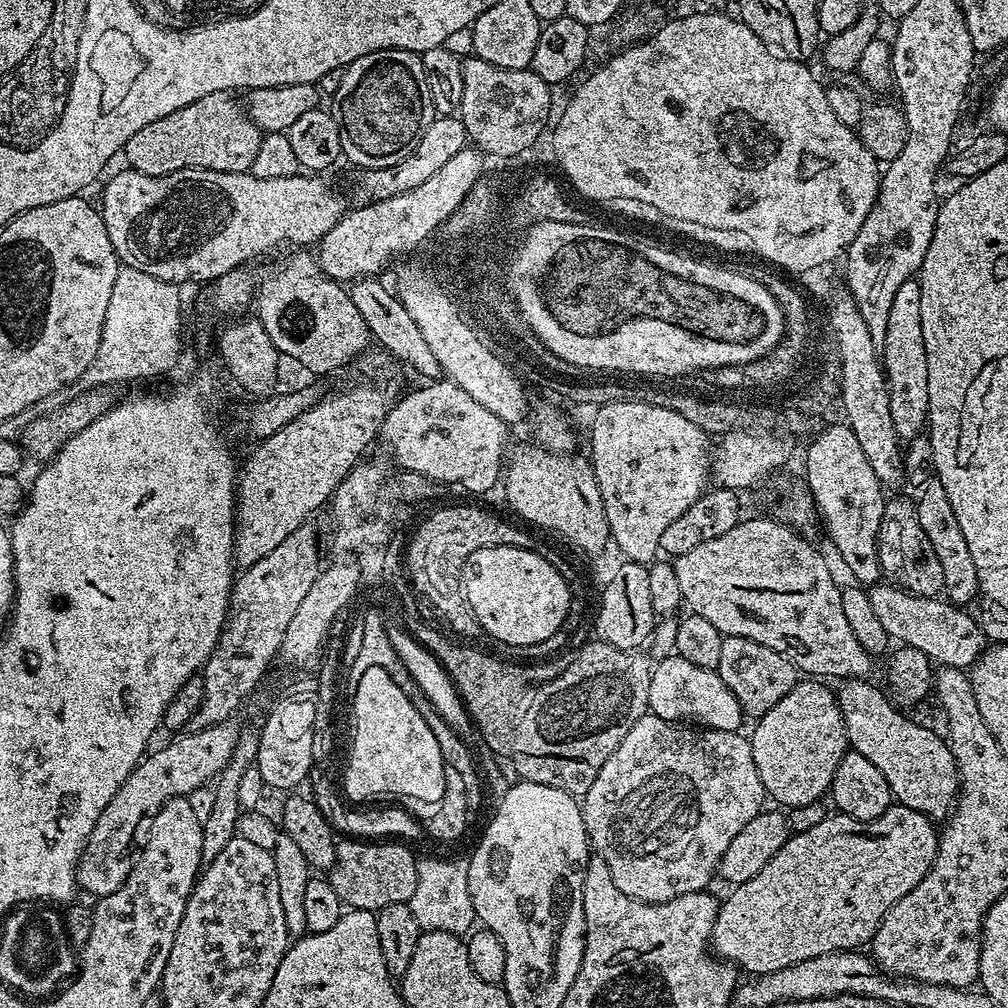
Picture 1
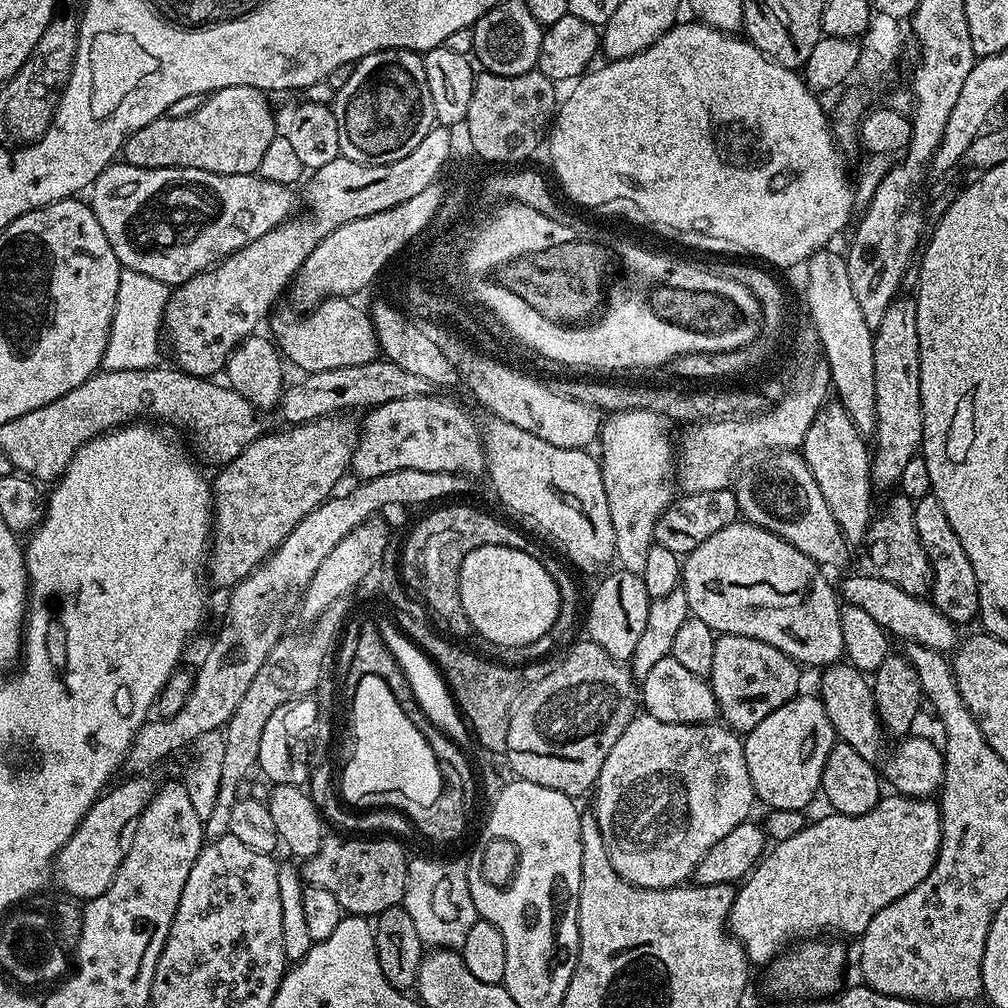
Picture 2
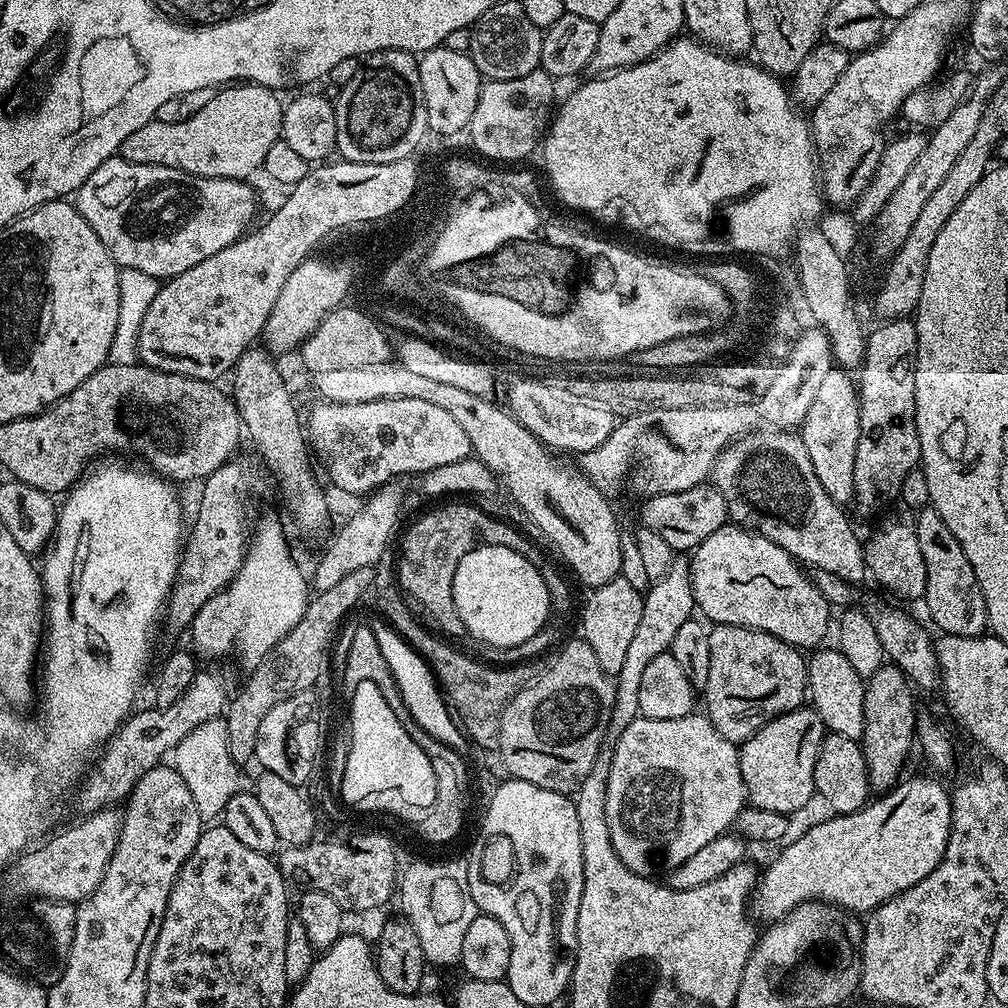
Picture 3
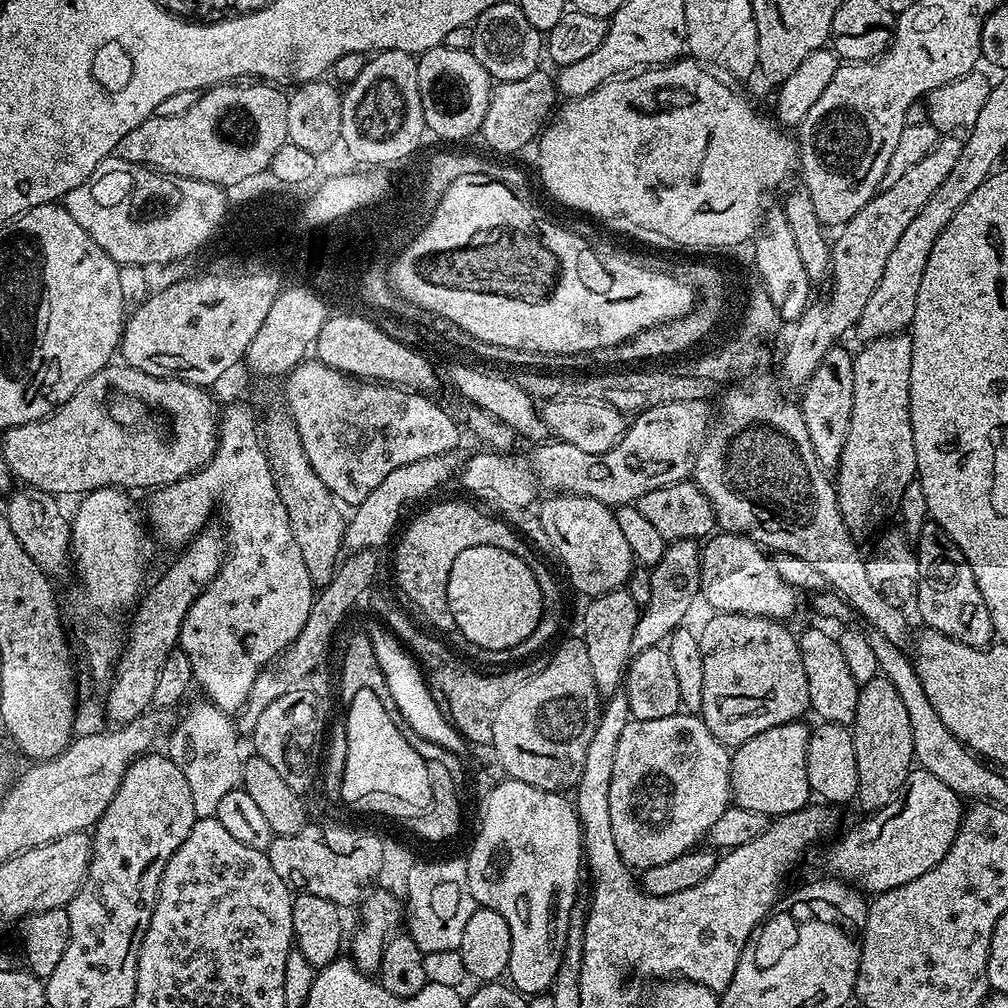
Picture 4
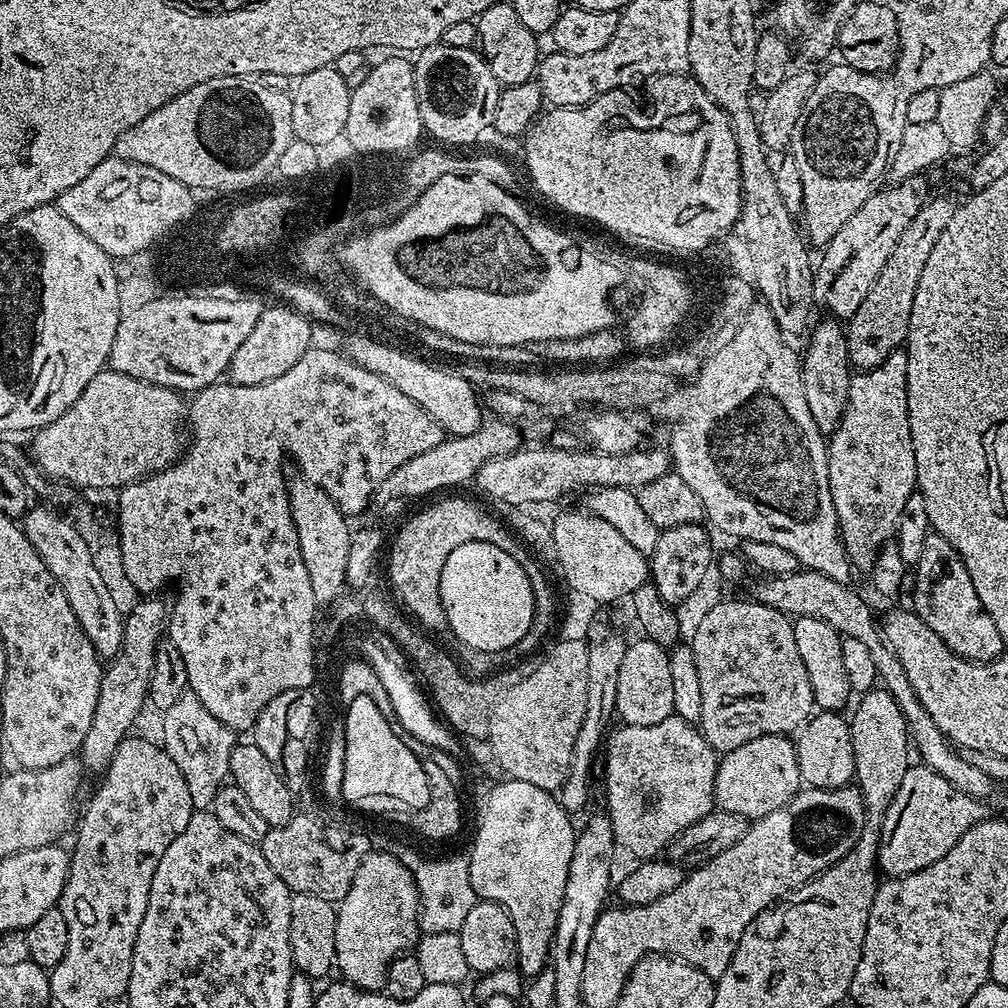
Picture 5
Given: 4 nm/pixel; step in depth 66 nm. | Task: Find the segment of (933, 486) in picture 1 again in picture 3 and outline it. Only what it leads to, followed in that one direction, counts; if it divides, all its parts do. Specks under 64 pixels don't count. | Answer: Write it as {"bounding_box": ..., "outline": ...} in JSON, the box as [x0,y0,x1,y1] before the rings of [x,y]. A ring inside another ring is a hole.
{"bounding_box":[915,507,988,636],"outline":[[[932,507],[921,508],[915,513],[916,529],[918,530],[918,547],[922,549],[922,559],[926,561],[926,590],[922,597],[922,604],[928,607],[928,616],[941,629],[945,636],[983,636],[988,628],[988,615],[986,602],[978,582],[974,578],[974,570],[962,546],[958,546],[958,538],[950,534],[946,522],[935,512]]]}

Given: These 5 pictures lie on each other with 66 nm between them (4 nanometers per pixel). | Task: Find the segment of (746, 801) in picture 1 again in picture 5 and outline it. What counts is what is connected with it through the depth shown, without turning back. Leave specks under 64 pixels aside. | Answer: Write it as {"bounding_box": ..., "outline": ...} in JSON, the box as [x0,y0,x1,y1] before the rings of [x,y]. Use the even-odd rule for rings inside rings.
{"bounding_box":[604,715,718,858],"outline":[[[670,715],[662,722],[654,722],[654,726],[634,726],[633,724],[624,724],[616,733],[609,735],[606,740],[606,750],[608,753],[604,756],[604,788],[608,791],[608,805],[606,811],[610,822],[612,823],[612,832],[616,836],[616,843],[621,849],[625,848],[628,852],[640,856],[636,858],[656,858],[667,849],[668,843],[677,836],[682,830],[686,830],[694,822],[698,822],[707,812],[714,808],[714,778],[716,777],[716,765],[718,763],[718,754],[706,742],[703,732],[695,723],[686,721],[678,715]]]}

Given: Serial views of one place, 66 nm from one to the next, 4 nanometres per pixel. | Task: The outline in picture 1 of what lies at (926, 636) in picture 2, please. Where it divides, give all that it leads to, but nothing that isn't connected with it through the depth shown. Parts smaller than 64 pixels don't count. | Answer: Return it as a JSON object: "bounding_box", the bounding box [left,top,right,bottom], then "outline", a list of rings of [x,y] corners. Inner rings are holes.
{"bounding_box":[867,582,986,669],"outline":[[[877,582],[867,589],[870,606],[874,609],[889,641],[897,645],[914,646],[932,659],[933,665],[945,668],[971,669],[972,663],[984,653],[986,637],[977,617],[963,607],[949,604],[947,599],[935,596],[915,596],[897,588],[895,584]]]}

